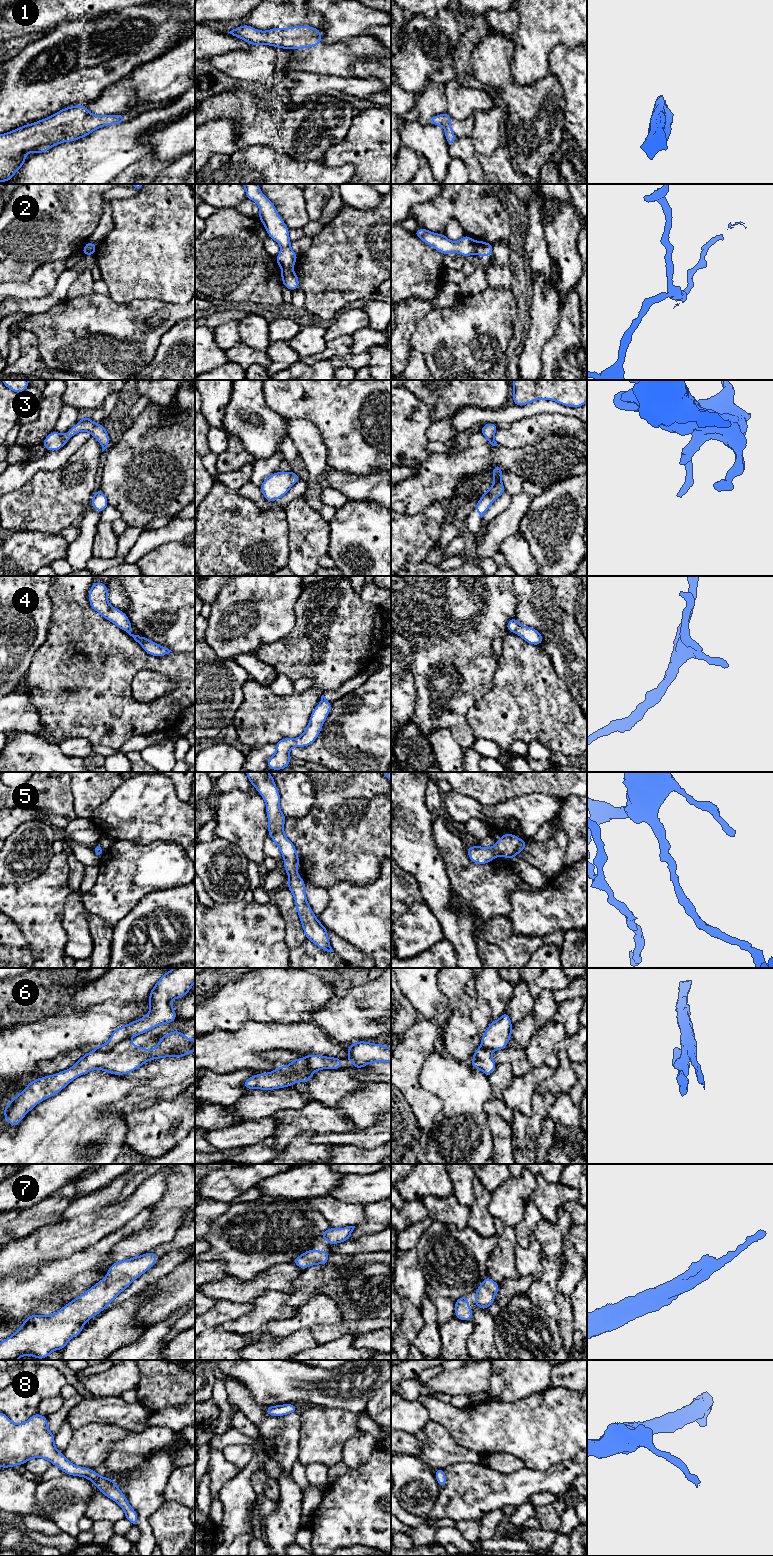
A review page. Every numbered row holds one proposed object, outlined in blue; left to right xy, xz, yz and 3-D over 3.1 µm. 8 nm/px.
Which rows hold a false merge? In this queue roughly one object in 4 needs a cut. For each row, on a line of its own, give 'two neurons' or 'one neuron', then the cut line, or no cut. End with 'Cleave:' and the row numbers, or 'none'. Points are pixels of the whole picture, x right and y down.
1: one neuron; cut none
2: two neurons; cut yz (476, 241), (476, 251), (474, 253)
3: one neuron; cut none
4: two neurons; cut yz (520, 625), (514, 632)
5: one neuron; cut none
6: two neurons; cut xy (129, 1038), (119, 1041), (107, 1050), (96, 1049)
7: one neuron; cut none
8: one neuron; cut none
Cleave: 2, 4, 6

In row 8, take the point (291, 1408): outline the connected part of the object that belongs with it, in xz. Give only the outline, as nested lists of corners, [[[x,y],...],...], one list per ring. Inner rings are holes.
[[[290,1403],[290,1404],[283,1404],[283,1405],[276,1405],[276,1406],[268,1406],[265,1408],[266,1413],[270,1416],[284,1416],[286,1414],[298,1412],[297,1407]]]

